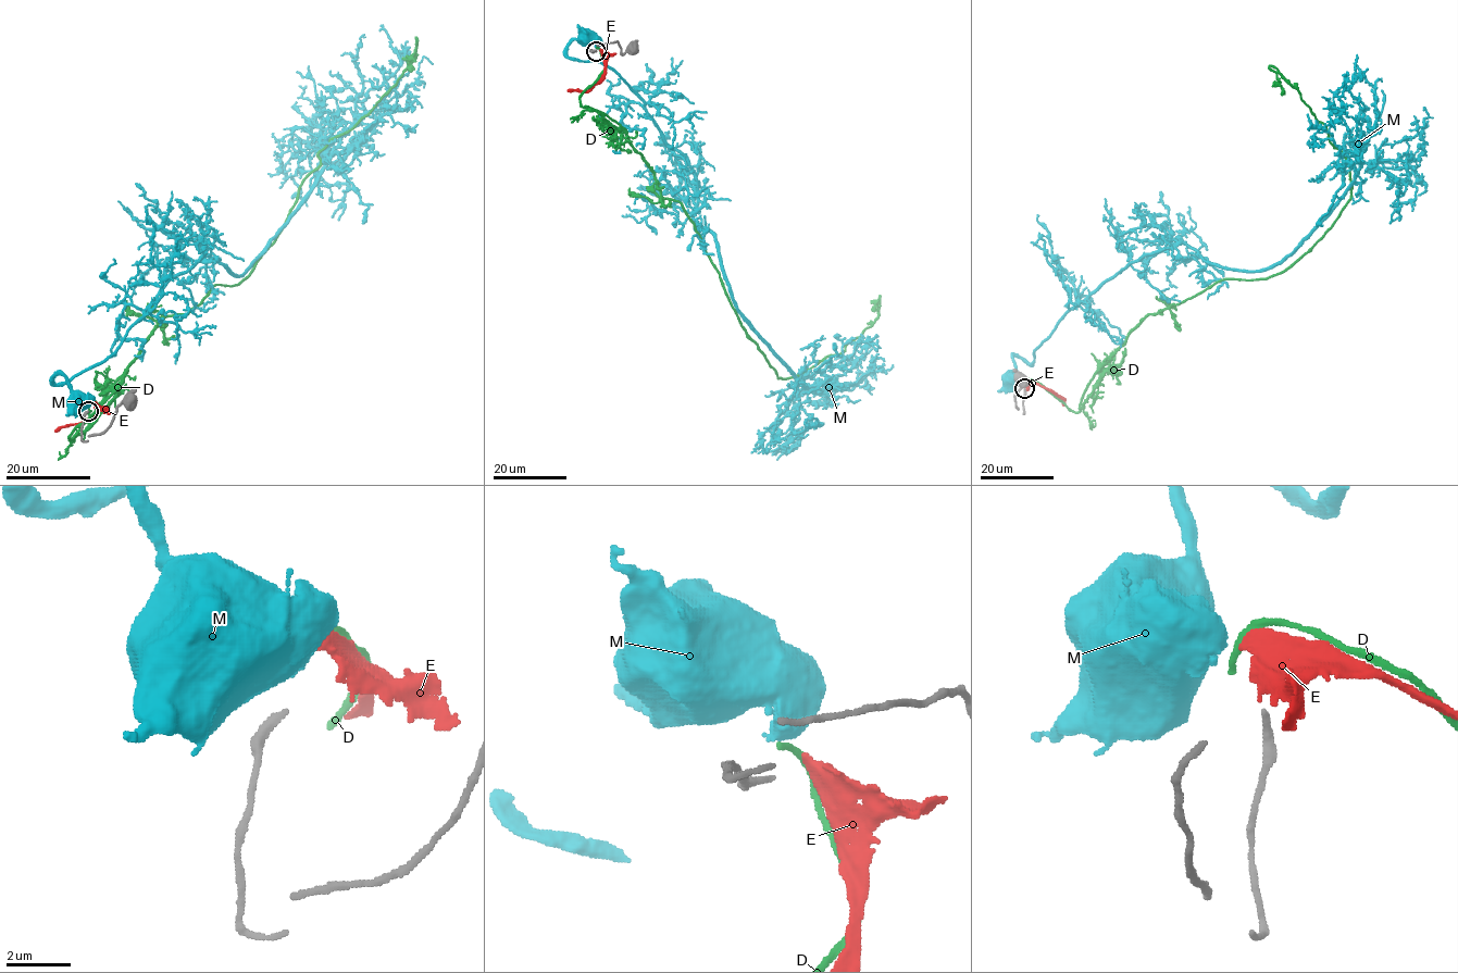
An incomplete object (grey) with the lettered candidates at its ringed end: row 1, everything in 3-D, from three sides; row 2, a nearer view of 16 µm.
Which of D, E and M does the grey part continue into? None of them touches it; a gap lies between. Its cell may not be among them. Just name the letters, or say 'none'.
D

